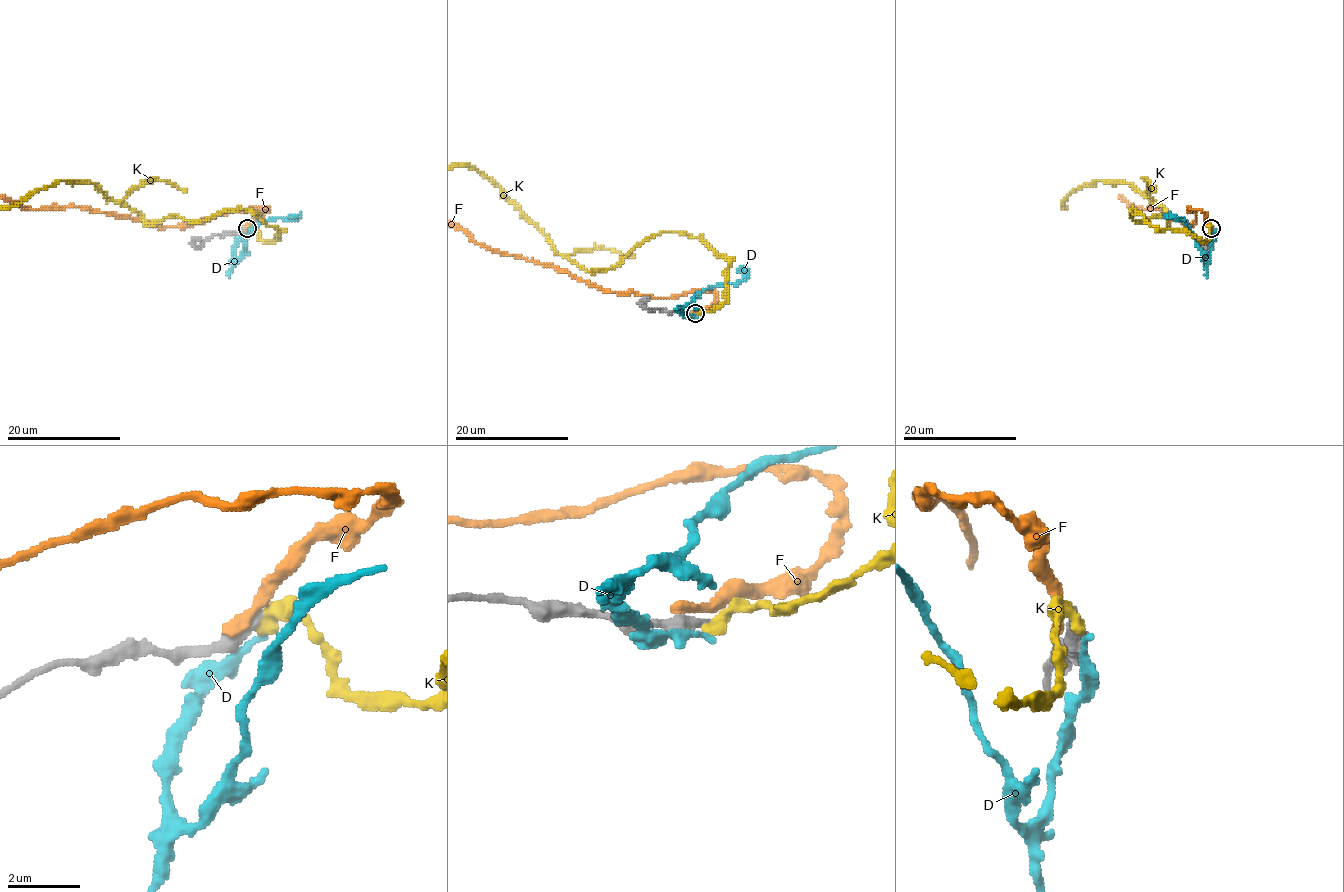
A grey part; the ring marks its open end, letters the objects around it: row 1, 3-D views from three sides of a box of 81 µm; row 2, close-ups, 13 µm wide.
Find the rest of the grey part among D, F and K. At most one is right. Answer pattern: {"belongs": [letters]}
{"belongs": []}

